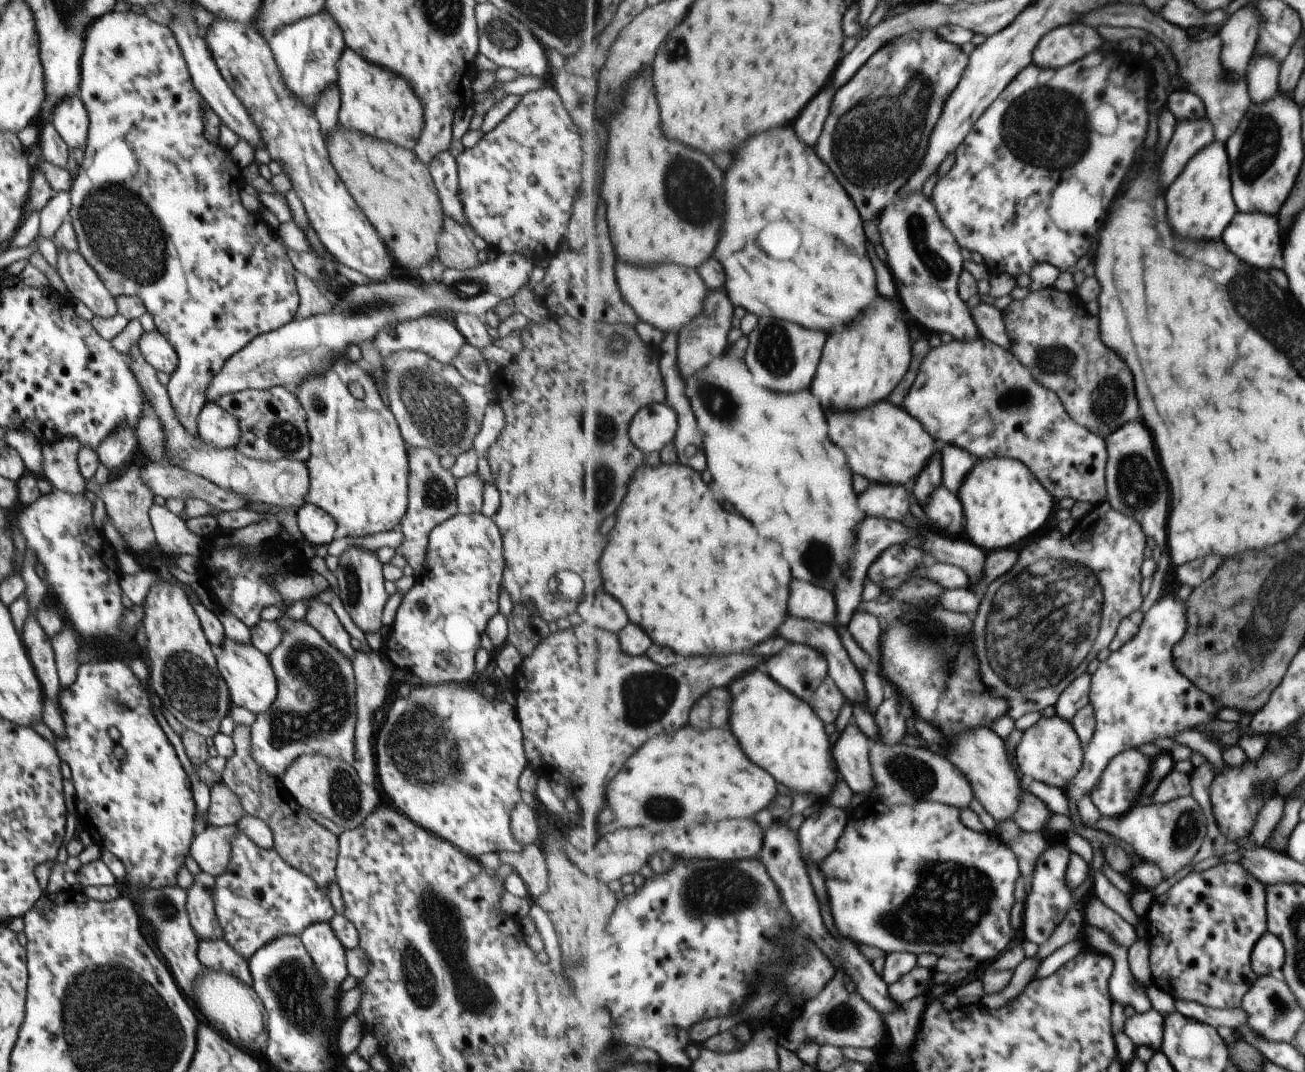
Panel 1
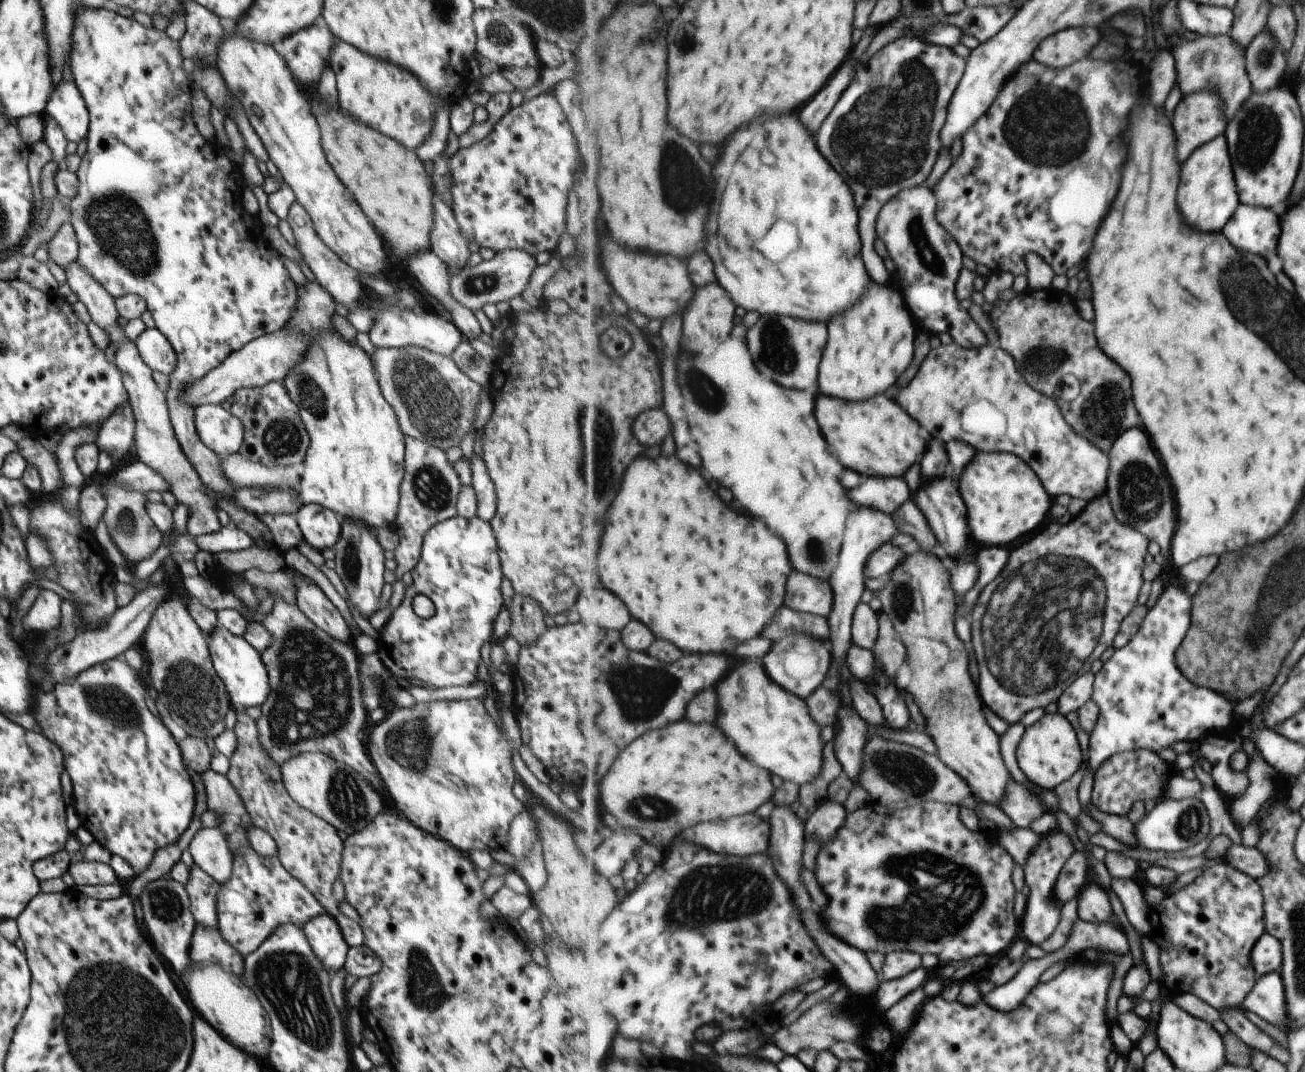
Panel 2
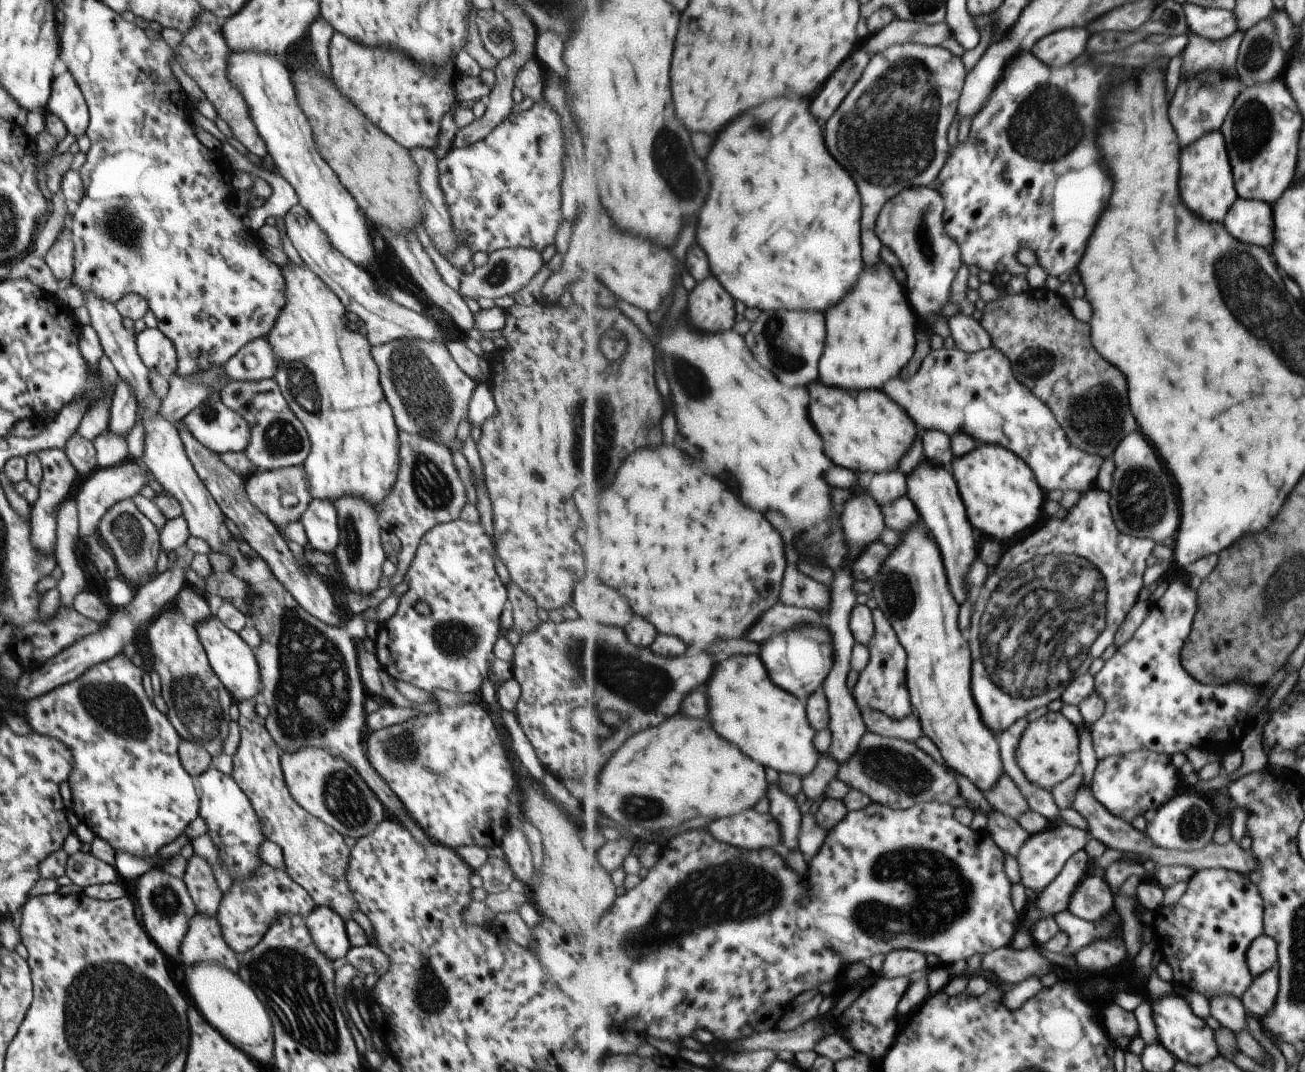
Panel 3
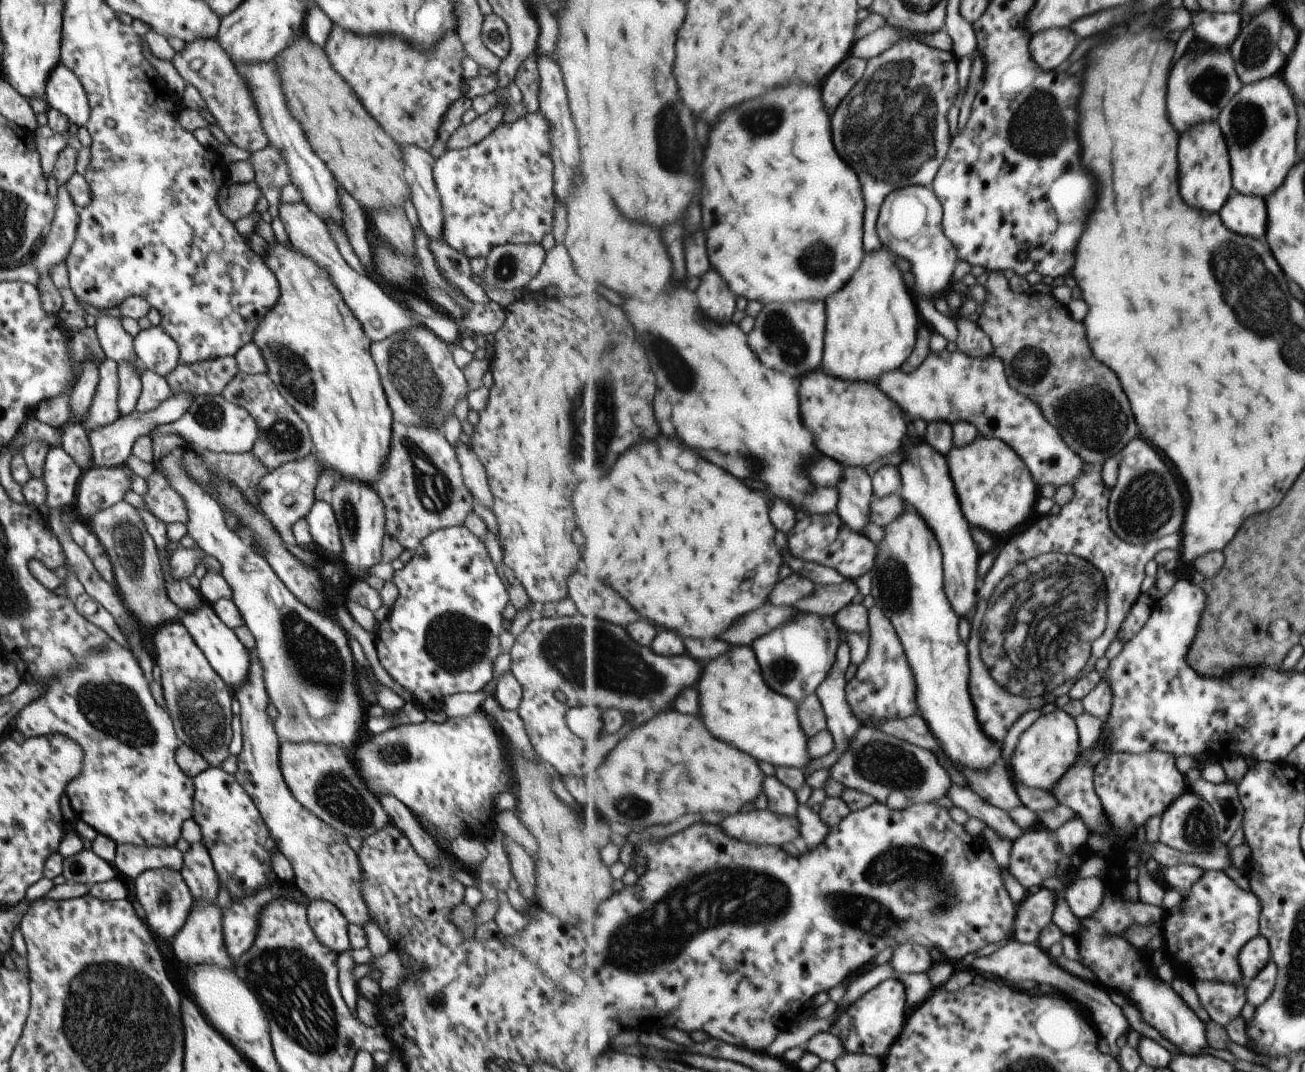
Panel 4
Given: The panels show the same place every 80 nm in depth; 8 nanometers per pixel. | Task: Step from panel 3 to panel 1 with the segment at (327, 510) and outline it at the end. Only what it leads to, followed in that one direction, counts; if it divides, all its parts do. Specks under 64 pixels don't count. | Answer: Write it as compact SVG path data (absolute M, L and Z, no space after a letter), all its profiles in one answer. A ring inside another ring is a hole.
M311 503L299 506L296 523L304 540L313 547L327 546L340 533L334 518Z

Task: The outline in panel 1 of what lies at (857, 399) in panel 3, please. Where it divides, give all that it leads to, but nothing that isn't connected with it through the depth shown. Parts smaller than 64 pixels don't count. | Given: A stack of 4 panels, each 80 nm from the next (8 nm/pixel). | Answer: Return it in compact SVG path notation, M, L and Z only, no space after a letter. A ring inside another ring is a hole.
M889 400L877 402L877 406L869 406L869 410L829 412L829 434L833 434L833 442L849 454L853 472L867 476L871 482L887 480L887 484L907 484L925 468L933 450L942 446L935 444L917 418Z

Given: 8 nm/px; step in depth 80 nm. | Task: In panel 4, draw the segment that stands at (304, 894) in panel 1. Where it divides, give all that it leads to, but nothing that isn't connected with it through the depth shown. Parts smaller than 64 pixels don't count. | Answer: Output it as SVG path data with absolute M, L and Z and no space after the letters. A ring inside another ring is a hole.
M272 881L261 891L240 901L230 900L230 905L221 909L223 942L231 960L249 950L255 938L256 918L260 908L277 897L287 897L305 906L309 902L295 885Z

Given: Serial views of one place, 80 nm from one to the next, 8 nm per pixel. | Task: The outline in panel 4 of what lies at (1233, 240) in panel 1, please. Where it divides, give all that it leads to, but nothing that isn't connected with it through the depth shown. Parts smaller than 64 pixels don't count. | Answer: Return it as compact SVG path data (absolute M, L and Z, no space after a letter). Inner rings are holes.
M1233 192L1218 213L1229 230L1256 239L1263 238L1267 213L1261 197Z

